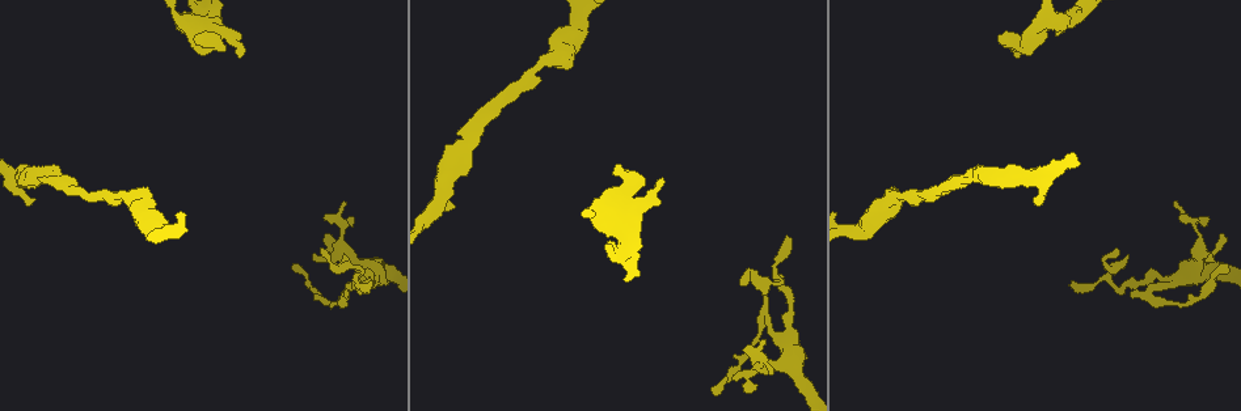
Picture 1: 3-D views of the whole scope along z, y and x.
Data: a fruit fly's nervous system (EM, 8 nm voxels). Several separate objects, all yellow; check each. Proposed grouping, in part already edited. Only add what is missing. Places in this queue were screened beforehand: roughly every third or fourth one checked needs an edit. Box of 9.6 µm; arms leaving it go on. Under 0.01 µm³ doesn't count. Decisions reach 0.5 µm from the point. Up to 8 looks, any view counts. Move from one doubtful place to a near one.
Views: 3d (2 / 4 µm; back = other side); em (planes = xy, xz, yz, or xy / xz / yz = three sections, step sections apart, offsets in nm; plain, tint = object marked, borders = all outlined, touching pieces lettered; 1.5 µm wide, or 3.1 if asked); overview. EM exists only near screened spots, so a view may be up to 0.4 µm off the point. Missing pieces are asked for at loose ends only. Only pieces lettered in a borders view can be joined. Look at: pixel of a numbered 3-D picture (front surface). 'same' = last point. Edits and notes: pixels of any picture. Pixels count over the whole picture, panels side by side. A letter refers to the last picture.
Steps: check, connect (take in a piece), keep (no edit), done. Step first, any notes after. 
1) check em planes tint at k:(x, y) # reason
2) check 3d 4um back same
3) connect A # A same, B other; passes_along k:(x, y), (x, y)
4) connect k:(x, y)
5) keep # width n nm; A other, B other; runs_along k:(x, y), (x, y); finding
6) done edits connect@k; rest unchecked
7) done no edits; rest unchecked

check 3d 4um at 1:(343, 203) # an open end

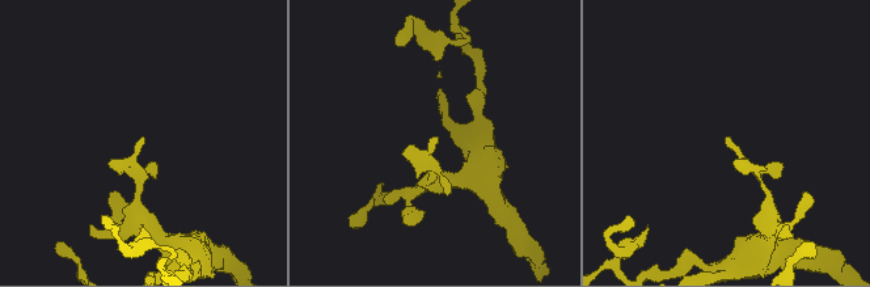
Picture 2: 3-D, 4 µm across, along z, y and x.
check em planes borders at 2:(143, 138)

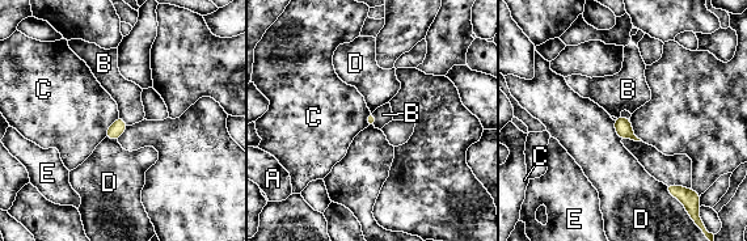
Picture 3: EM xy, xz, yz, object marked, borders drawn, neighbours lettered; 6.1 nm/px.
keep # longest_contact C 160 nm; A other, B other, C other, D other, E other; none of them fits

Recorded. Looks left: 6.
check 3d 4um at 1:(197, 37) # branch stops here

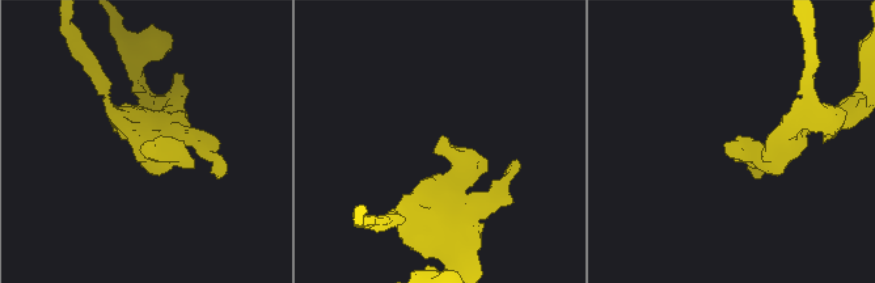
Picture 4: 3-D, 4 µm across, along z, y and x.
check em planes plain at 4:(442, 136)

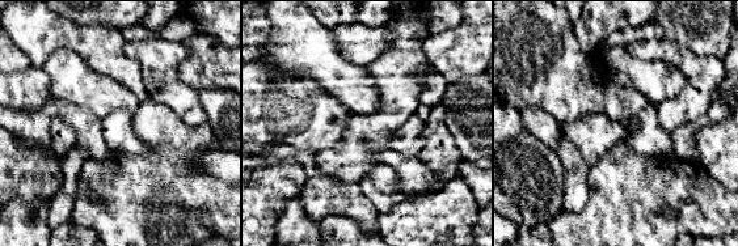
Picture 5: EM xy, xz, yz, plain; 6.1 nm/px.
check em planes borders same # what lies round it

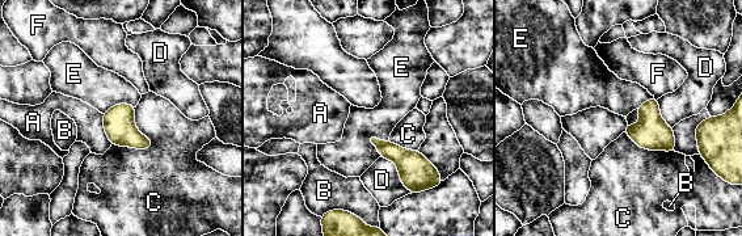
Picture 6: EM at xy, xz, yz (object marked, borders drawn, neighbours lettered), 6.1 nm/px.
keep # A other, B other, C other, D other, E other, F other; no lettered piece goes on from it

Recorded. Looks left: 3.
check 3d 4um at 1:(1039, 201) # an open end

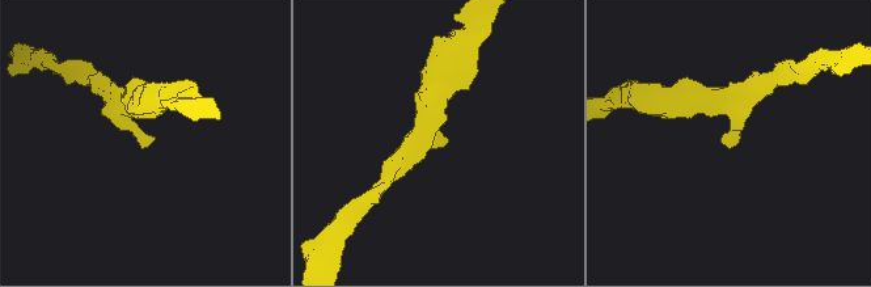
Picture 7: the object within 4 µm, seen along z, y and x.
check em planes borders at 7:(732, 134)

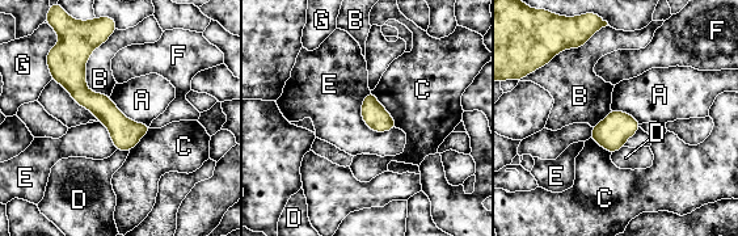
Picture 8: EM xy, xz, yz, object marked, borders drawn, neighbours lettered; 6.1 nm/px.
keep # A other, B other, C other, D other, E other, F other, G other; border 8:(109, 97), (126, 117), (150, 125); none of them fits

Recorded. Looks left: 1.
done no edits; rest unchecked

